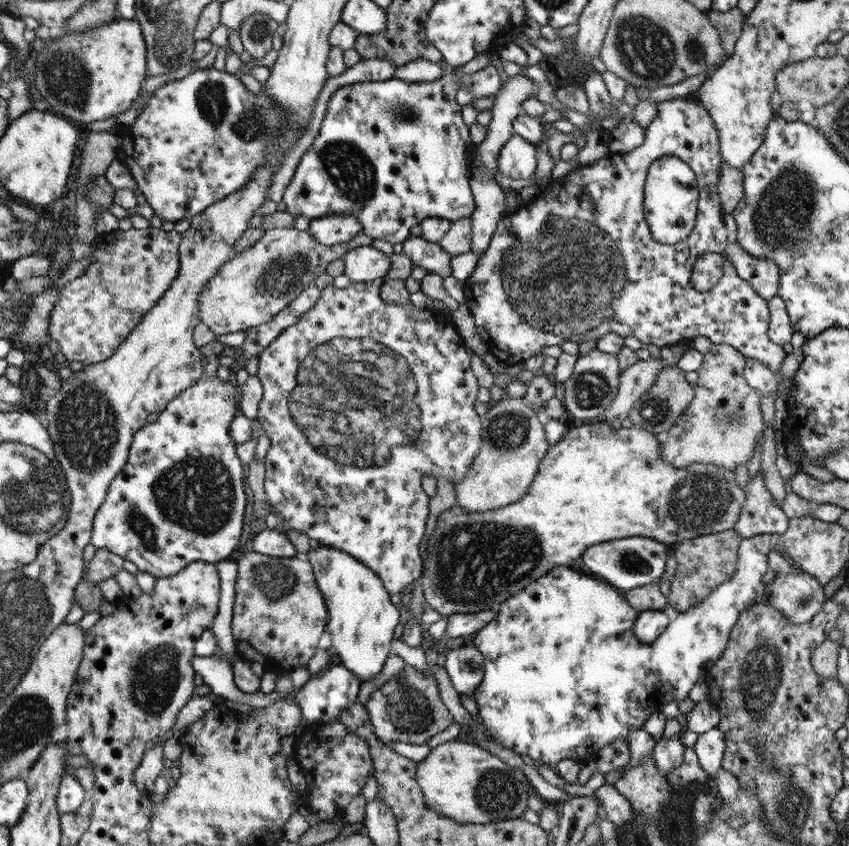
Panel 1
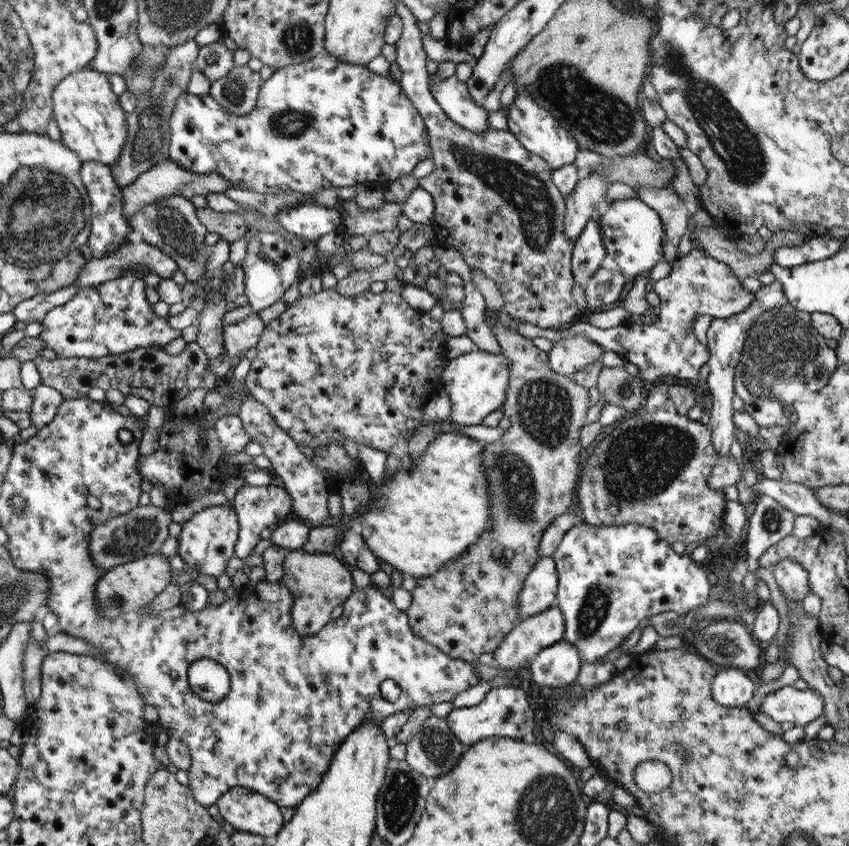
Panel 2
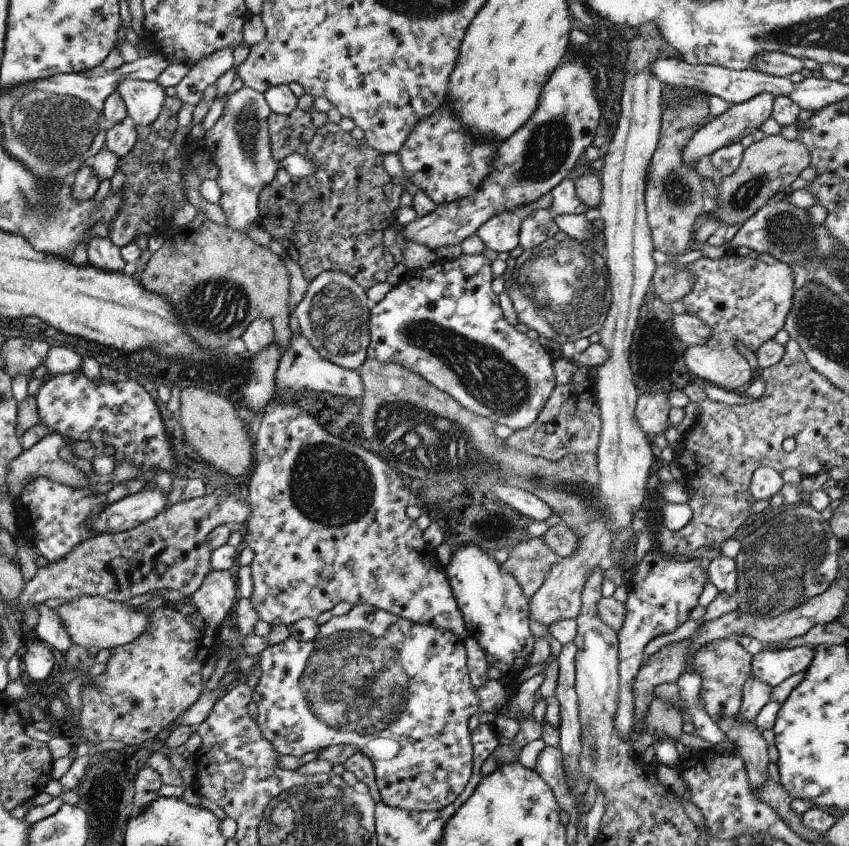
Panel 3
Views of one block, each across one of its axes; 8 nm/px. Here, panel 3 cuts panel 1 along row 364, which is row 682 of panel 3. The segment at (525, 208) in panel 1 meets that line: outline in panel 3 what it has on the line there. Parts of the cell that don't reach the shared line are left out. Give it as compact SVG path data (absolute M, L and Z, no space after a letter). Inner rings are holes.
M464 544L455 548L446 572L469 637L474 638L478 646L484 650L489 667L503 670L502 676L498 679L500 684L506 690L515 692L519 686L517 678L523 670L529 667L528 662L530 662L535 645L535 637L530 631L529 600L524 597L523 590L520 589L516 580L496 562L496 558L484 552L482 548L478 548L476 544ZM810 645L794 649L769 650L764 648L752 655L752 678L776 688L786 678L804 672L814 658L814 647Z

